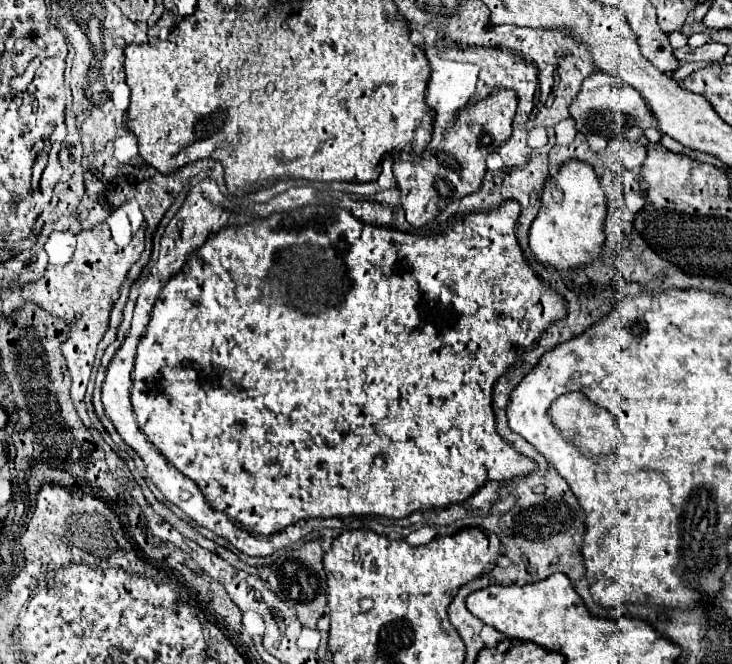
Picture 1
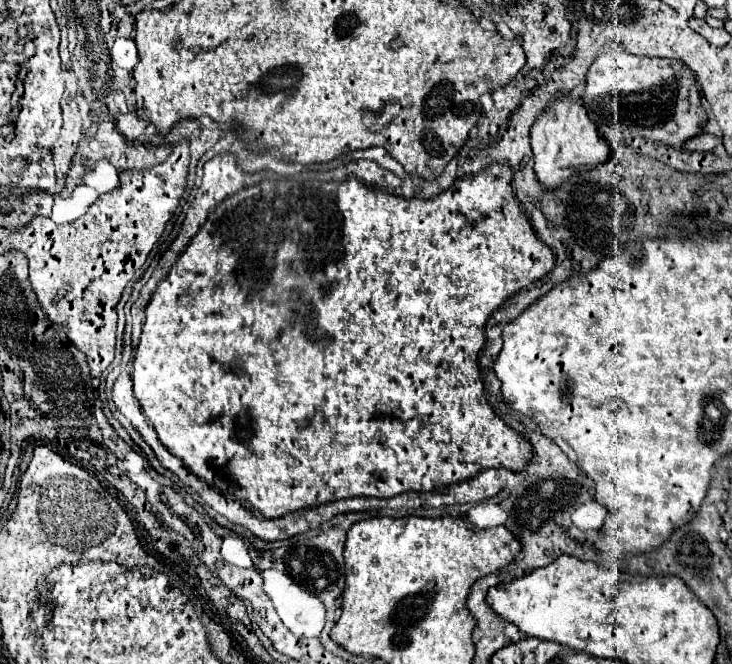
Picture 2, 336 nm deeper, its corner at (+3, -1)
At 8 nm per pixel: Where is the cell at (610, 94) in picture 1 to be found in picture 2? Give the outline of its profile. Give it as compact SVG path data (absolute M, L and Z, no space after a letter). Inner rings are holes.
M609 42L589 68L581 100L597 126L617 124L621 130L629 130L635 136L675 148L693 138L707 120L707 112L701 104L701 86L683 64L677 64L677 60L627 54L619 42Z

